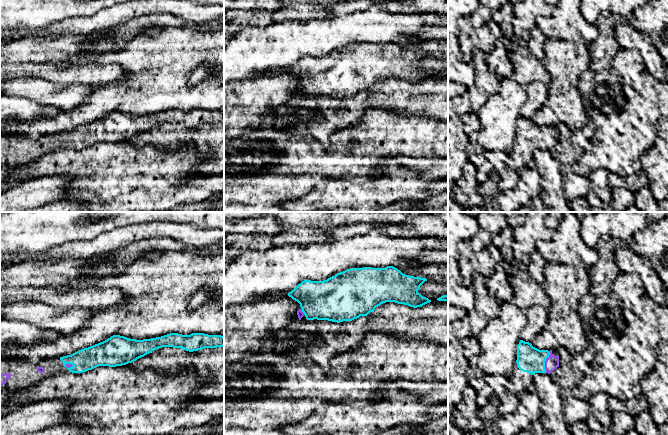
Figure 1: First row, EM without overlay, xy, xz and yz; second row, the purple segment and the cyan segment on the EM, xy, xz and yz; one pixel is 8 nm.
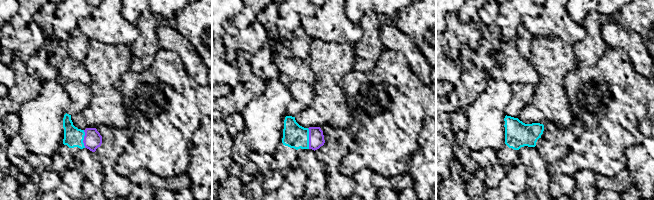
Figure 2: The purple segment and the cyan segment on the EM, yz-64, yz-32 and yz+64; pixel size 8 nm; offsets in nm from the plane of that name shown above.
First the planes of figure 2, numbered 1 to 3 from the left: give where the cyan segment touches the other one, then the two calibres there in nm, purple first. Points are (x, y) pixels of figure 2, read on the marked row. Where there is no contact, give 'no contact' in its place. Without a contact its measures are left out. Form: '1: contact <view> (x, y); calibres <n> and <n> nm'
1: contact yz-64 (84, 139); calibres 140 and 160 nm
2: contact yz-32 (309, 138); calibres 130 and 190 nm
3: no contact

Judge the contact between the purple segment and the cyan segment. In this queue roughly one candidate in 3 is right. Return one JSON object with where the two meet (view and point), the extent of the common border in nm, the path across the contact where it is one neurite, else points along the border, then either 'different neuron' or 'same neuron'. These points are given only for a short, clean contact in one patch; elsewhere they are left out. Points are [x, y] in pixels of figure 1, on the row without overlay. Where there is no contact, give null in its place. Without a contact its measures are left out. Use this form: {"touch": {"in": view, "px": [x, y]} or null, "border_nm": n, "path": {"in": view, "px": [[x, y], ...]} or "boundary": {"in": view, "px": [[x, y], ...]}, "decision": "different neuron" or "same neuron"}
{"touch": {"in": "yz", "px": [545, 138]}, "border_nm": 180, "path": {"in": "yz", "px": [[552, 138], [545, 138], [529, 135]]}, "decision": "same neuron"}

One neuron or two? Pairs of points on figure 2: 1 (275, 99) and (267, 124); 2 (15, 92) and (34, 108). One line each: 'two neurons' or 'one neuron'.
1: one neuron
2: two neurons

